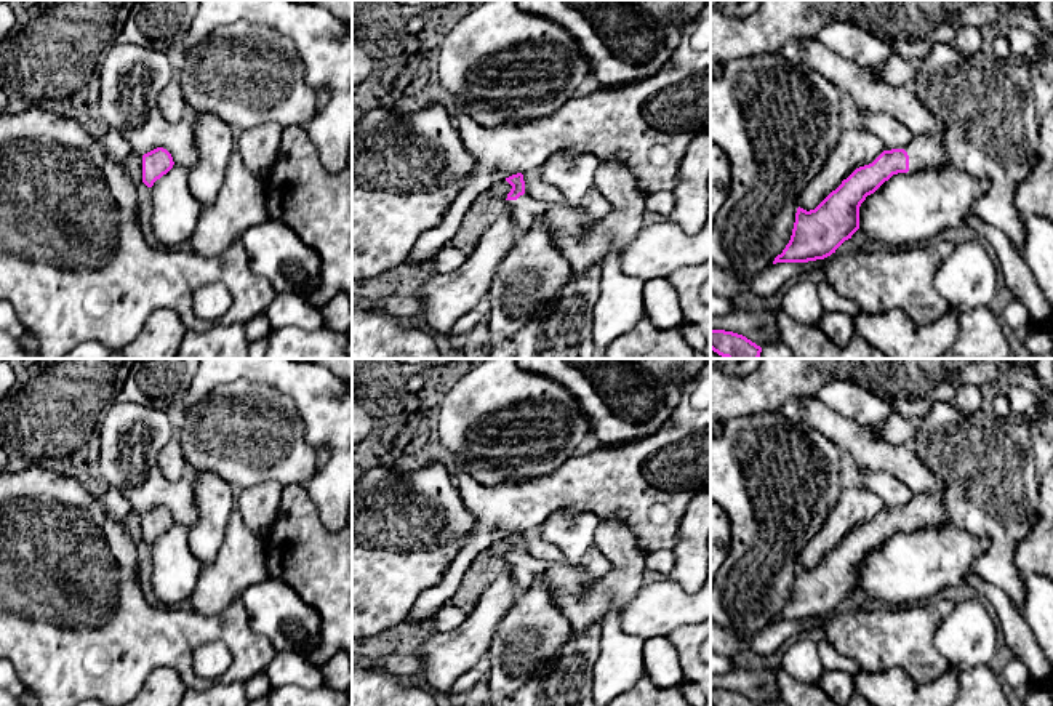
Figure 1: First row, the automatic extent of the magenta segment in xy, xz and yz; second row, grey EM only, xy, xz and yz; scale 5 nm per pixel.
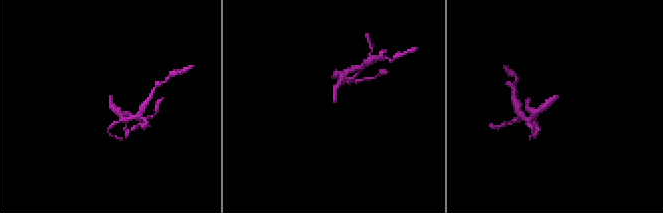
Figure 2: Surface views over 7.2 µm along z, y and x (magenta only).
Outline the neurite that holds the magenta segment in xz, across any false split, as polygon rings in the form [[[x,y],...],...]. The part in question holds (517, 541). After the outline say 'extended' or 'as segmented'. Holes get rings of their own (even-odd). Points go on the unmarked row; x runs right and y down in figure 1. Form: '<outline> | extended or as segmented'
[[[600,519],[594,546],[611,562],[611,572],[592,583],[586,581],[581,565],[547,564],[528,556],[522,532],[506,540],[512,544],[506,557],[509,575],[522,589],[536,580],[544,581],[573,634],[600,624],[610,610],[621,612],[645,584],[645,554],[624,520]]] | extended

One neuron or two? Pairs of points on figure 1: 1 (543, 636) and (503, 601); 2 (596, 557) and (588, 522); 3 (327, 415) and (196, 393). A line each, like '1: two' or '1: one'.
1: two
2: two
3: one

